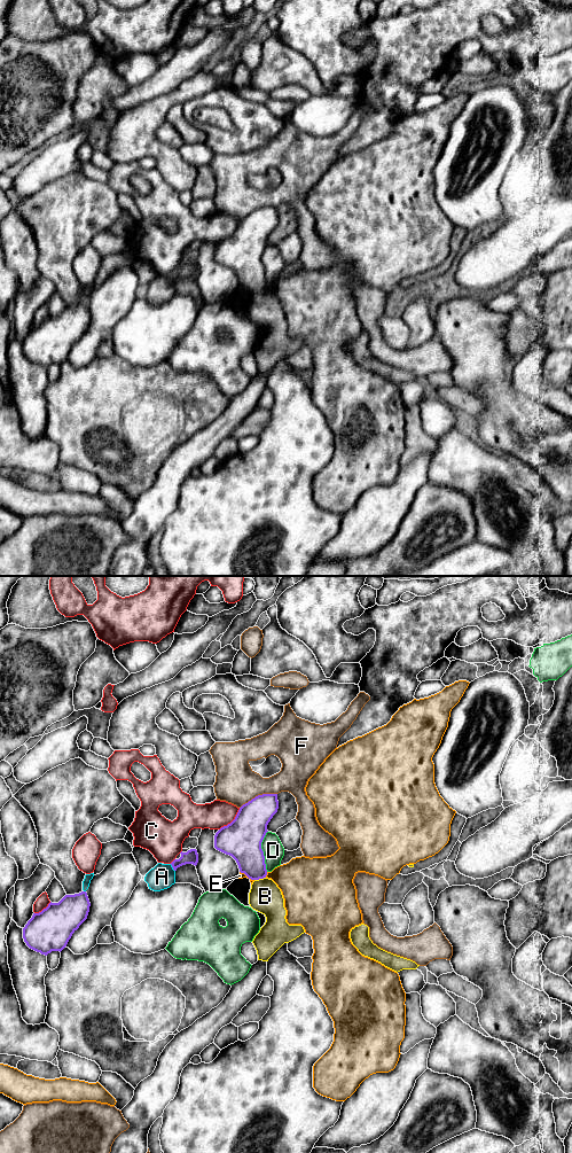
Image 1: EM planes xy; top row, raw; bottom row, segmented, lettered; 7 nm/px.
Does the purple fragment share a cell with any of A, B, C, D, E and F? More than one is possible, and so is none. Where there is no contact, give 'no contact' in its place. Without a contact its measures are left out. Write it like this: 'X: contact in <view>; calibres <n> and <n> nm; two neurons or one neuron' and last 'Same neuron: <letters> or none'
A: contact in xy; calibres 100 and 180 nm; two neurons
B: contact in xy; calibres 240 and 220 nm; two neurons
C: contact in xy; calibres 280 and 190 nm; two neurons
D: contact in xy; calibres 280 and 140 nm; two neurons
E: contact in xy; calibres 220 and 320 nm; two neurons
F: contact in xy; calibres 240 and 280 nm; two neurons
Same neuron: none

